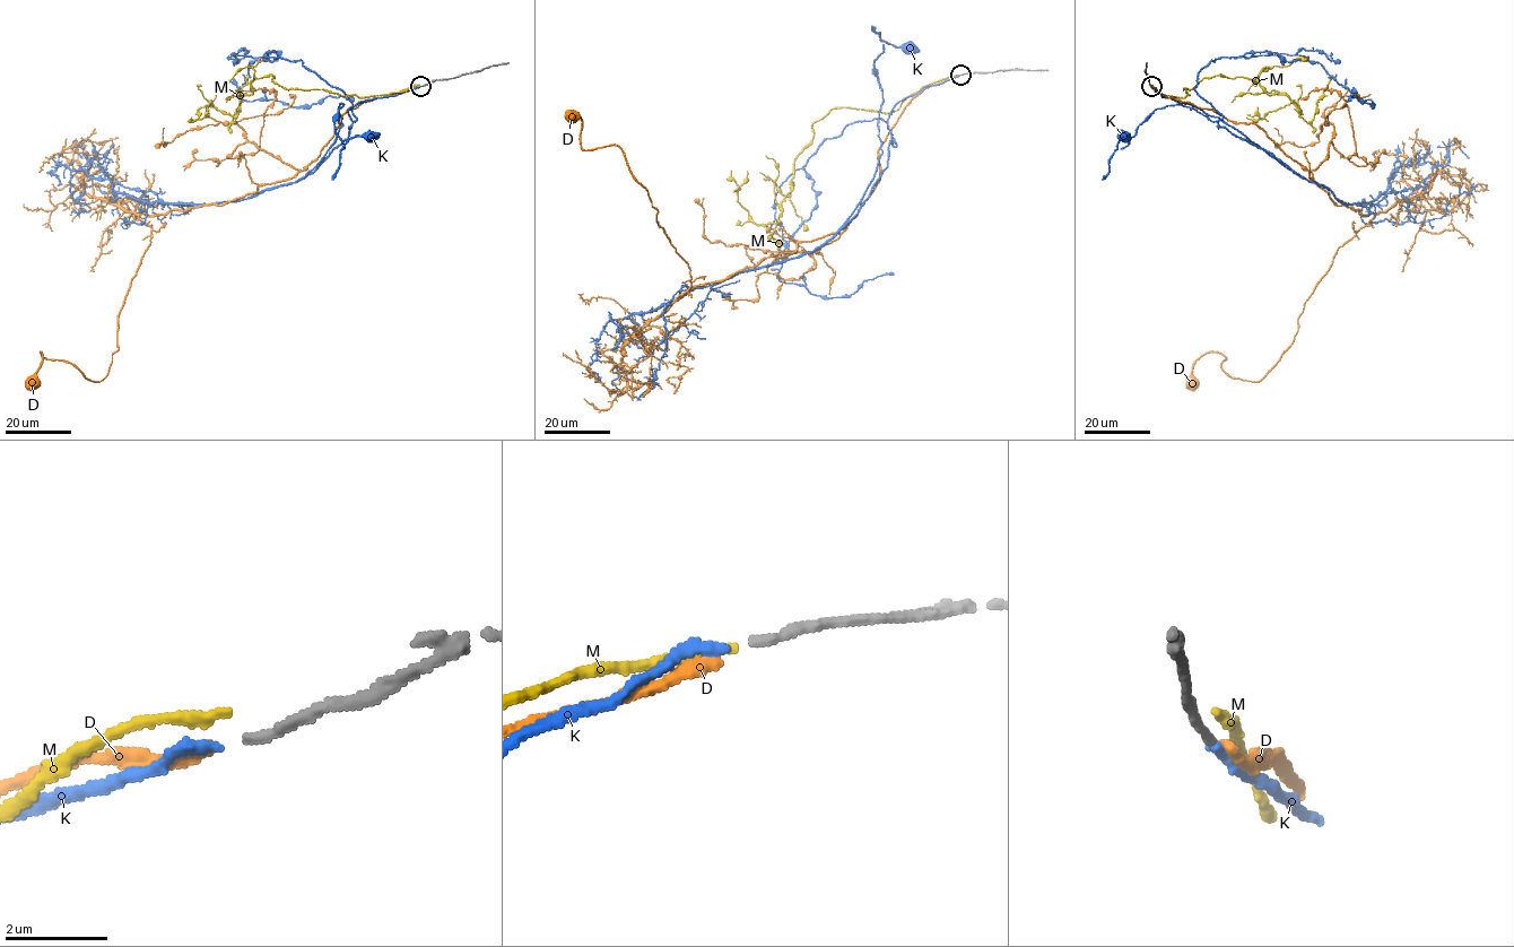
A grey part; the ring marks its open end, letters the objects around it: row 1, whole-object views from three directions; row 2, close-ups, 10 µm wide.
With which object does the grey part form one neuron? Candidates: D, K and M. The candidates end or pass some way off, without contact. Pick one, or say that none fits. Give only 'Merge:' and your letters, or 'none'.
Merge: K

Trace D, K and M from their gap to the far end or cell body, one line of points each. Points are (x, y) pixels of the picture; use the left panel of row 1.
D: (418, 86), (349, 109), (293, 176), (139, 215), (150, 244), (109, 374), (93, 381), (40, 352), (33, 383)
K: (419, 87), (348, 110), (346, 139), (309, 172), (342, 126), (340, 103), (344, 148), (368, 136)
M: (419, 85), (360, 98), (284, 88), (264, 76), (242, 94), (236, 116), (210, 103), (198, 115), (208, 114)

